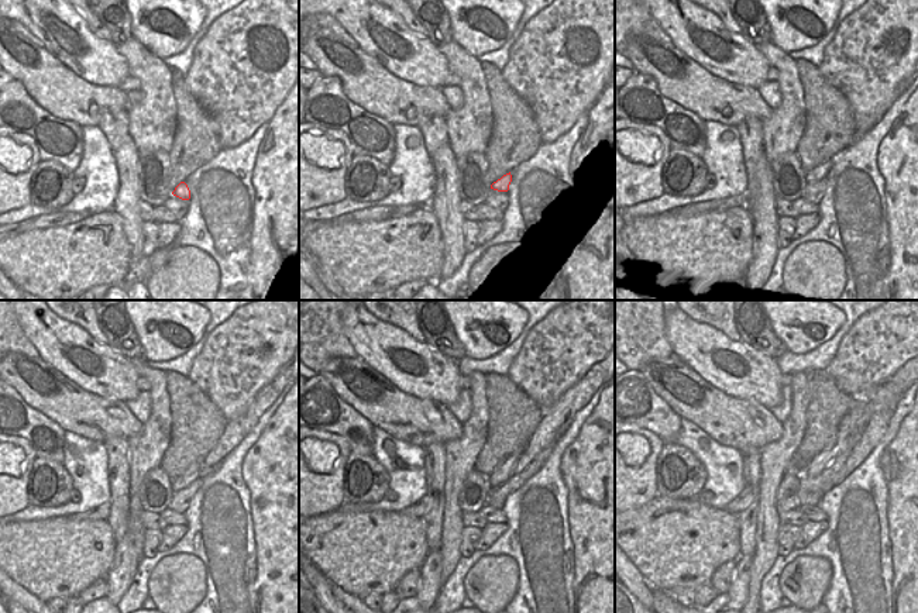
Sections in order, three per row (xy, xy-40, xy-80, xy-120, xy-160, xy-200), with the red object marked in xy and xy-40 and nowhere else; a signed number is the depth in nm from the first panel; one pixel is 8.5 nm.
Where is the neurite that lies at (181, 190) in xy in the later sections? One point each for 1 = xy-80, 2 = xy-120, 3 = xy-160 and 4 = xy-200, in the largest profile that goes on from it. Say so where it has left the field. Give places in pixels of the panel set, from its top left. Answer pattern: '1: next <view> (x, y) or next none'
1: next xy-80 (818, 174)
2: next xy-120 (192, 472)
3: next xy-160 (504, 472)
4: next xy-200 (851, 427)

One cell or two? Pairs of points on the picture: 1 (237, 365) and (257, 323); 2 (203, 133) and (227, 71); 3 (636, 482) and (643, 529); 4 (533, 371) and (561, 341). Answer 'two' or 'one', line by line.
1: one
2: two
3: two
4: one

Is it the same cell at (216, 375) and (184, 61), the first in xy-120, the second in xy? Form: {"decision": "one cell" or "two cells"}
{"decision": "two cells"}

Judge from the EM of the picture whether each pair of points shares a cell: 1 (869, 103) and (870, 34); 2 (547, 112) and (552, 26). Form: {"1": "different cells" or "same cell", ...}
{"1": "same cell", "2": "same cell"}

